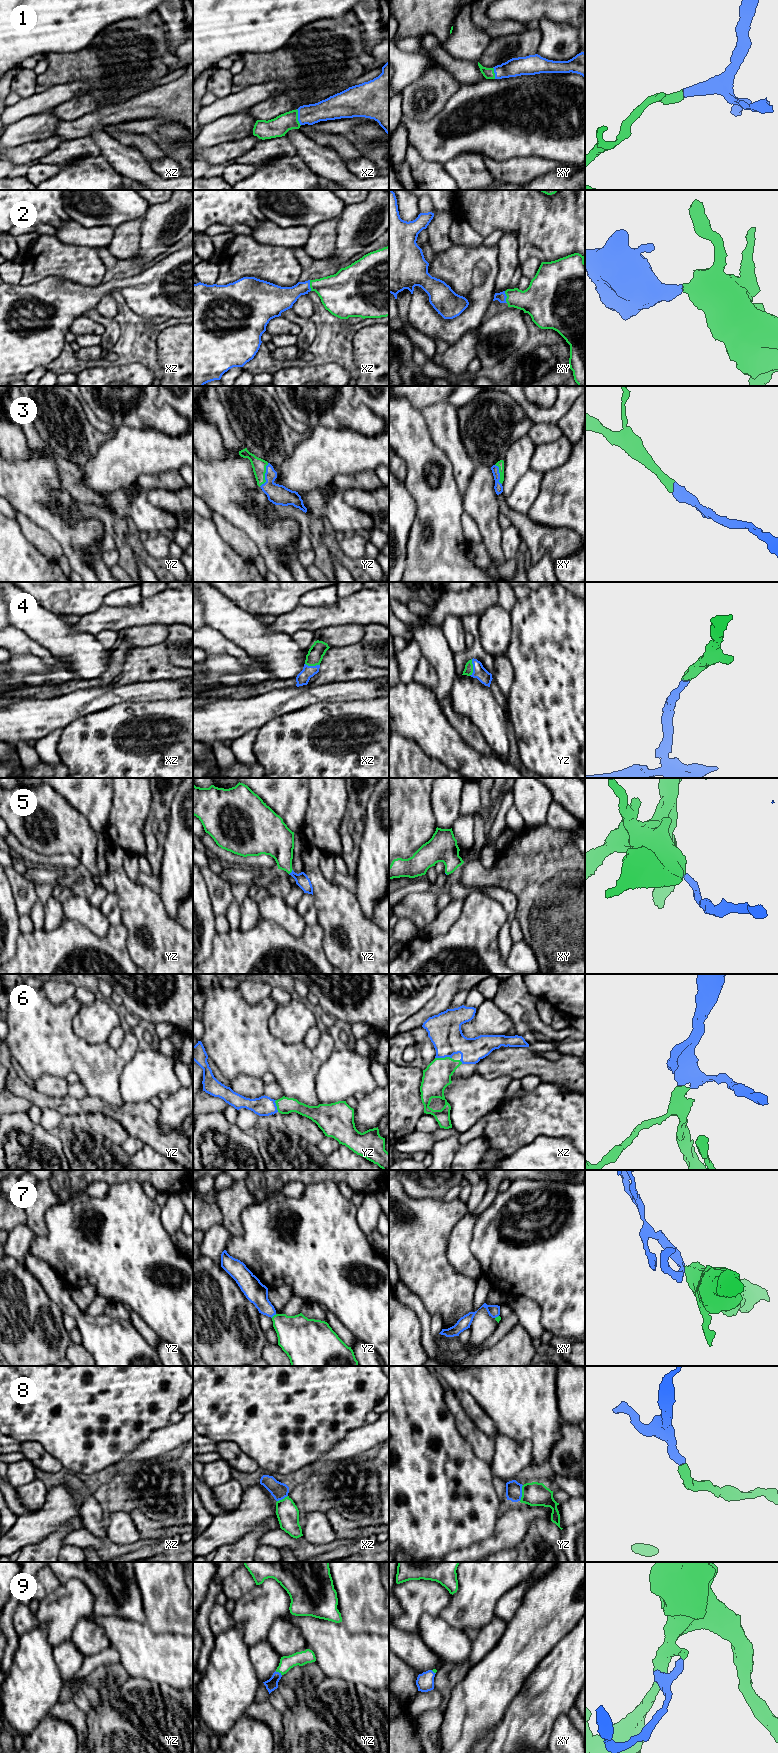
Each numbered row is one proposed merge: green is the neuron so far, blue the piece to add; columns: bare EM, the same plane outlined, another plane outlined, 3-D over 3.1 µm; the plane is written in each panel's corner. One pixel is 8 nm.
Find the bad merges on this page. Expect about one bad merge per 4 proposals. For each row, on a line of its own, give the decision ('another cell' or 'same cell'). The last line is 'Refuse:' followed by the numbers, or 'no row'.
1: same cell
2: same cell
3: same cell
4: same cell
5: same cell
6: same cell
7: same cell
8: same cell
9: same cell
Refuse: no row

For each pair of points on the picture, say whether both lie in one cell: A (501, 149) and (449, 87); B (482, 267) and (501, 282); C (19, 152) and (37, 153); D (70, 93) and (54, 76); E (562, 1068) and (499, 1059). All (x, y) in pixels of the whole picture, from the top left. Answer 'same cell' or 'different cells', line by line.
A: different cells
B: different cells
C: same cell
D: different cells
E: same cell

